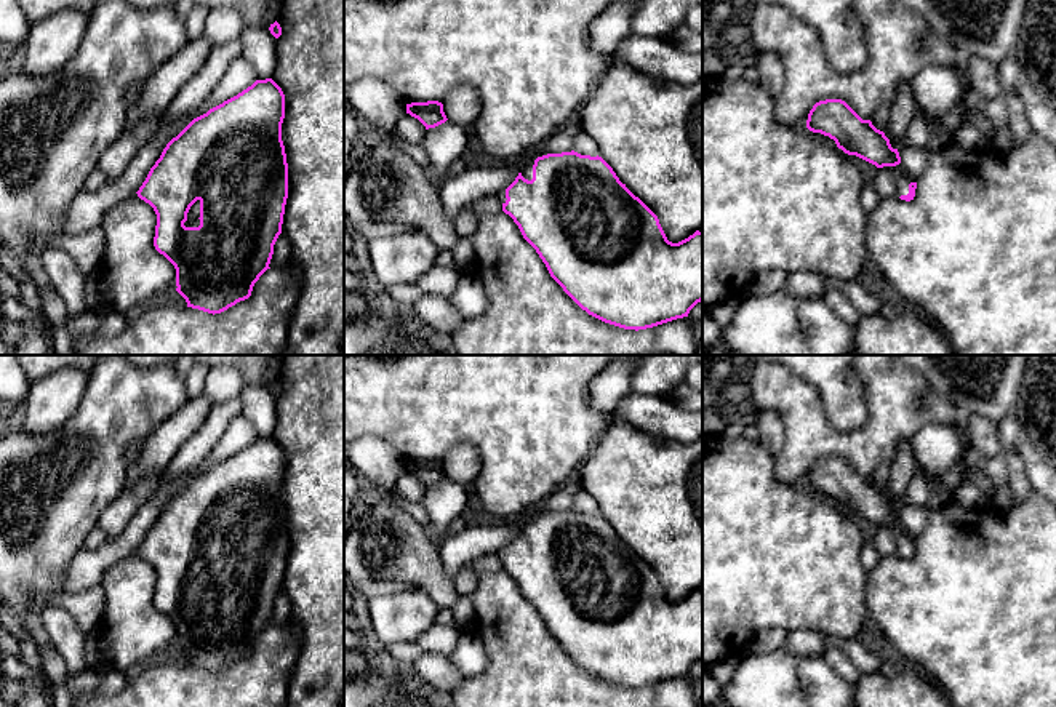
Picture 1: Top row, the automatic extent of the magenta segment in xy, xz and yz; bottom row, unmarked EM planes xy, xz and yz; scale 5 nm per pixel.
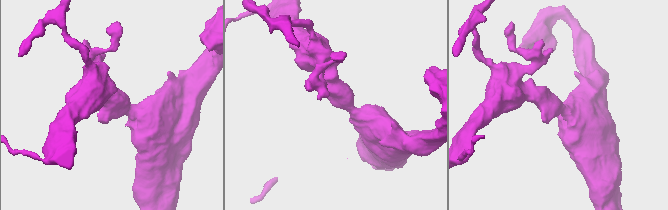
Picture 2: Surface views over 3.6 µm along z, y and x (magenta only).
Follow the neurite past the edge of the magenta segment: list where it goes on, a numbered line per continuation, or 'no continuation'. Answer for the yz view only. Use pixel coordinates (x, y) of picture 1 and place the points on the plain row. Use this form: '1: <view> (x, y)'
1: yz (903, 541)

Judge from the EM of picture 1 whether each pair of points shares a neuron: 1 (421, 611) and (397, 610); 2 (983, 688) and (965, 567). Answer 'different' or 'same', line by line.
1: same
2: same

